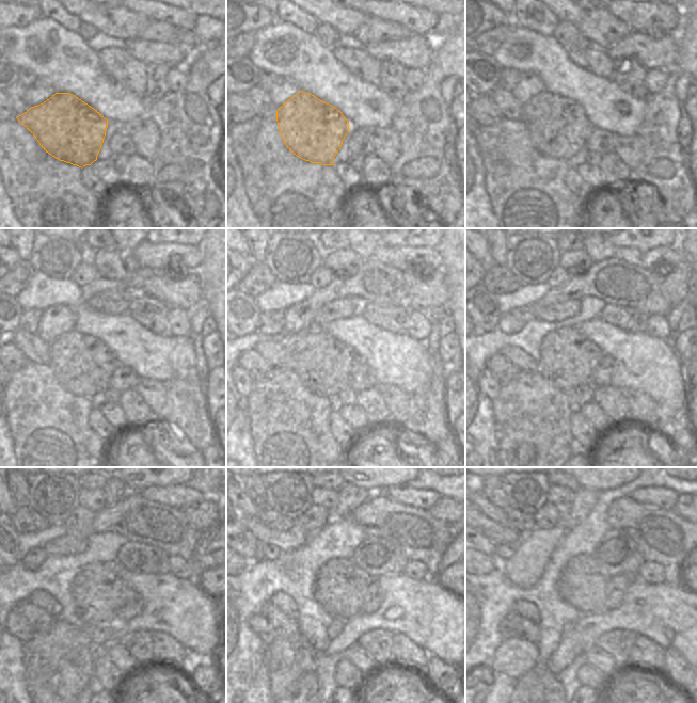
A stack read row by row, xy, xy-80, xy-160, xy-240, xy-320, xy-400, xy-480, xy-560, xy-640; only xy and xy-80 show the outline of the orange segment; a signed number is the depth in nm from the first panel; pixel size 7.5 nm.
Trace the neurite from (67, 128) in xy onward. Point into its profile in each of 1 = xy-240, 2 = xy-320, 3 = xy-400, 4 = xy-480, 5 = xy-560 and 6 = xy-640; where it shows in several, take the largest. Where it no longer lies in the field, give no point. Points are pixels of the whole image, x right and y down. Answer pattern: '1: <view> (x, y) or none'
1: xy-240 (82, 364)
2: xy-320 (323, 364)
3: xy-400 (568, 358)
4: xy-480 (99, 593)
5: xy-560 (341, 586)
6: xy-640 (583, 585)

